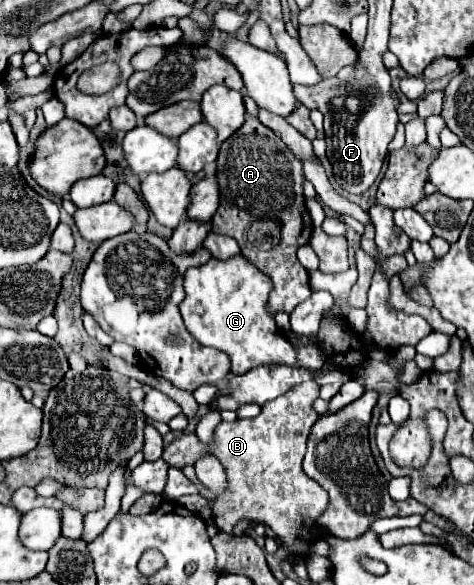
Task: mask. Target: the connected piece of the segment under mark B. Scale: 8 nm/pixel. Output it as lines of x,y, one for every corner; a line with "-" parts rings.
304,382
282,394
280,398
266,402
262,412
250,420
220,422
214,432
214,444
202,446
196,434
182,434
162,454
170,466
194,464
204,452
214,454
228,476
228,492
214,504
214,524
232,534
238,520
248,518
252,522
268,524
288,552
306,552
316,540
314,522
328,506
328,494
308,478
302,470
302,458
306,452
306,438
320,414
314,410
320,386
316,382

